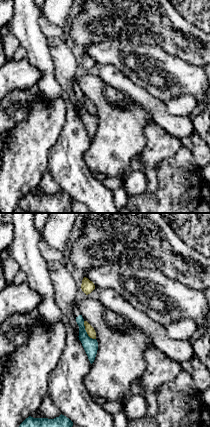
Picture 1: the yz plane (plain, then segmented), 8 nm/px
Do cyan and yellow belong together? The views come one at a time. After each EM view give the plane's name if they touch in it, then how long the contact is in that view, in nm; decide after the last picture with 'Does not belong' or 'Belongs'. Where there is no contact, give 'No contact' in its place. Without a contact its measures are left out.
Touches cyan in yz. Shared border 180 nm

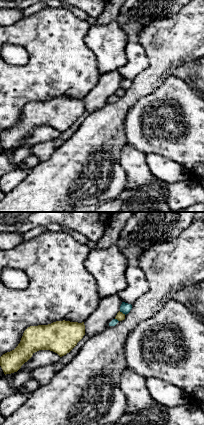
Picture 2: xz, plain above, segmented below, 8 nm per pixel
Touches cyan in xz. Shared border 60 nm

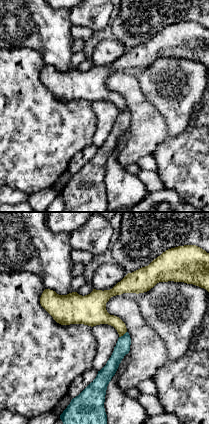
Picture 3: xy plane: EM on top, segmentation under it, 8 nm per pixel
Touches cyan in xy. Shared border 80 nm

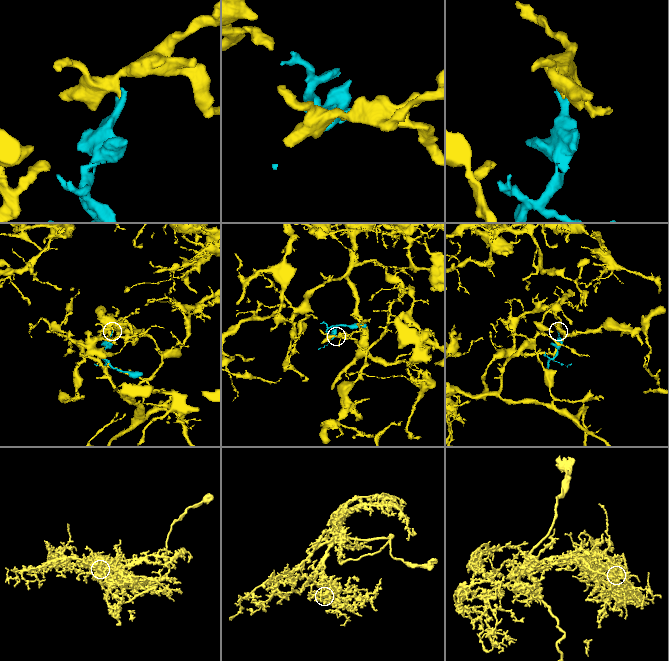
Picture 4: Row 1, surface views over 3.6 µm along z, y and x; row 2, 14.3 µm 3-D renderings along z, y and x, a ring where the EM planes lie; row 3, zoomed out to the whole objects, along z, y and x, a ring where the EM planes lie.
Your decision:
Does not belong

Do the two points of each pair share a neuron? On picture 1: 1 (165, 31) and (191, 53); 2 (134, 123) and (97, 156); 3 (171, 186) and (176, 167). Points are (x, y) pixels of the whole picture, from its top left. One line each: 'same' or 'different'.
1: same
2: same
3: same

